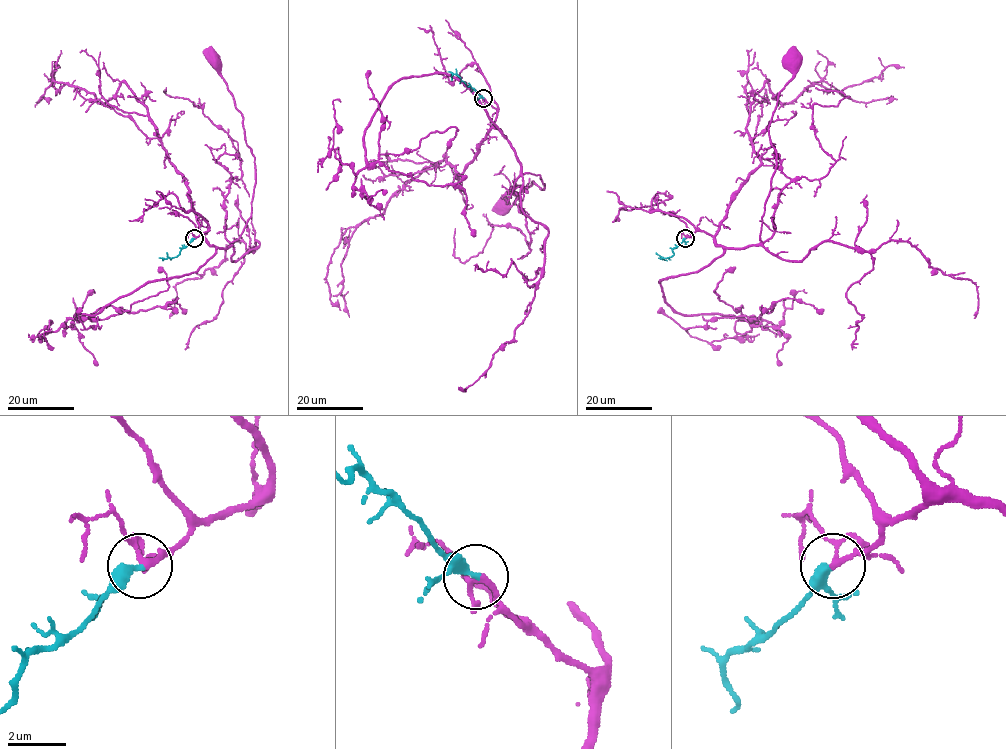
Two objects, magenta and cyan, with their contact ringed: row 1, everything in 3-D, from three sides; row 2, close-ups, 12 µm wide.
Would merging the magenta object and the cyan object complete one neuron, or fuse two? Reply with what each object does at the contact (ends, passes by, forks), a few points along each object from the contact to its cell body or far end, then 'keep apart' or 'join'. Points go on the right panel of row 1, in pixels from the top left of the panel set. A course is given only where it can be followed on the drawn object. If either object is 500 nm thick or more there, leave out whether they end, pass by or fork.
magenta forks | cyan ends | magenta via (685, 238), (705, 231), (729, 248), (761, 242), (776, 165), (768, 126), (792, 78), (790, 60) | cyan via (685, 238), (672, 250), (673, 255), (661, 258), (667, 260) | join

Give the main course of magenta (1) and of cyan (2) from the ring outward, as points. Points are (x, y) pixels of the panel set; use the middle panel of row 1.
1: (483, 98), (497, 110), (493, 124), (522, 174), (544, 184), (533, 181), (511, 205), (501, 203)
2: (483, 98), (456, 74), (451, 80)

